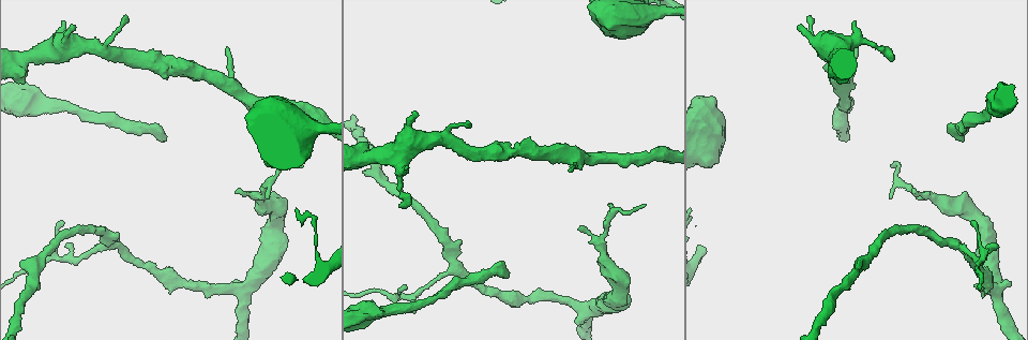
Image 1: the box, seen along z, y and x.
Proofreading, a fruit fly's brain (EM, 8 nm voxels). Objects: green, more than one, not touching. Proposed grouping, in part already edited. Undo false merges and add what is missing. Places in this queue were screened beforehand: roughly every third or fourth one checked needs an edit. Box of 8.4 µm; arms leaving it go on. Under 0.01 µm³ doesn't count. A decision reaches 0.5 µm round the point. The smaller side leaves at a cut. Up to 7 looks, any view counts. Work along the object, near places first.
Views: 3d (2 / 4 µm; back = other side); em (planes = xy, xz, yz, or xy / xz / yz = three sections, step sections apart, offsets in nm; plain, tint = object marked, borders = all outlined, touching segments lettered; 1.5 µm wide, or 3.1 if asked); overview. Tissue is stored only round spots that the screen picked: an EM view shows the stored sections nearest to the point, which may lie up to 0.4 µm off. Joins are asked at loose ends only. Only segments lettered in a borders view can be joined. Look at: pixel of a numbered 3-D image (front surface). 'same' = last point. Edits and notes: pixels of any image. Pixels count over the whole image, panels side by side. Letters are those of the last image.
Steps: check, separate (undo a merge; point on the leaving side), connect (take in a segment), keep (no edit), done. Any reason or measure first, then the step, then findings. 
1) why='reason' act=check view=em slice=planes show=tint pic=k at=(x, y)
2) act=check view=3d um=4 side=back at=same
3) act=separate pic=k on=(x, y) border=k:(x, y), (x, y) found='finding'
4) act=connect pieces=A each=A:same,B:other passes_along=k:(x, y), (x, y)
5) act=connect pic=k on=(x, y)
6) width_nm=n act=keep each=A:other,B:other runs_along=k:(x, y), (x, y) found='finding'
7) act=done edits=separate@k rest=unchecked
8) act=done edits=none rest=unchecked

why='an open end' act=check view=em slice=xz step=8 show=tint pic=1 at=(164, 142)

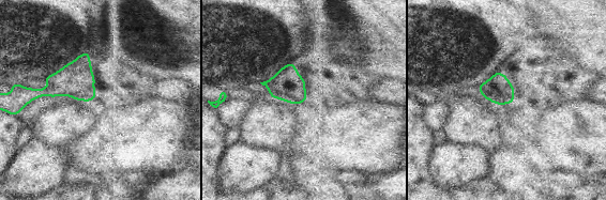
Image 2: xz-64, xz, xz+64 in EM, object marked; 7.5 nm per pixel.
why='cut it another way' act=check view=em slice=yz step=4 show=borders at=same

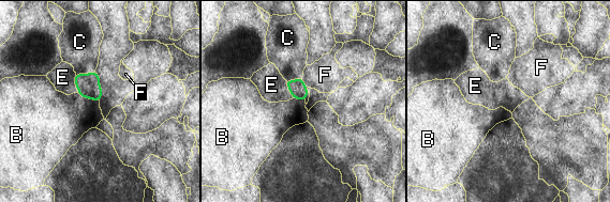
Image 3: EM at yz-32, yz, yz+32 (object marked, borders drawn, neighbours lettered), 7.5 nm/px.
width_nm=130 act=connect pieces=E each=B:other,C:other,E:same,F:other passes_along=3:(88, 84), (75, 82), (62, 77) found='the cell continues'

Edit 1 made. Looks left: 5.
why='tapers out' act=check view=em slice=planes show=borders pic=1 at=(800, 25)

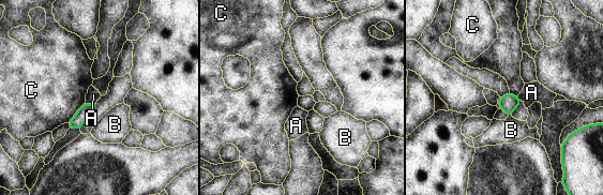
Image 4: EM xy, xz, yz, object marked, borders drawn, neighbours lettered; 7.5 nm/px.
act=keep each=A:other,B:other,C:other border=4:(85, 102), (66, 122) found='no lettered segment goes on from it'

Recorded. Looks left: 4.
act=done edits=connect@3 rest=unchecked

